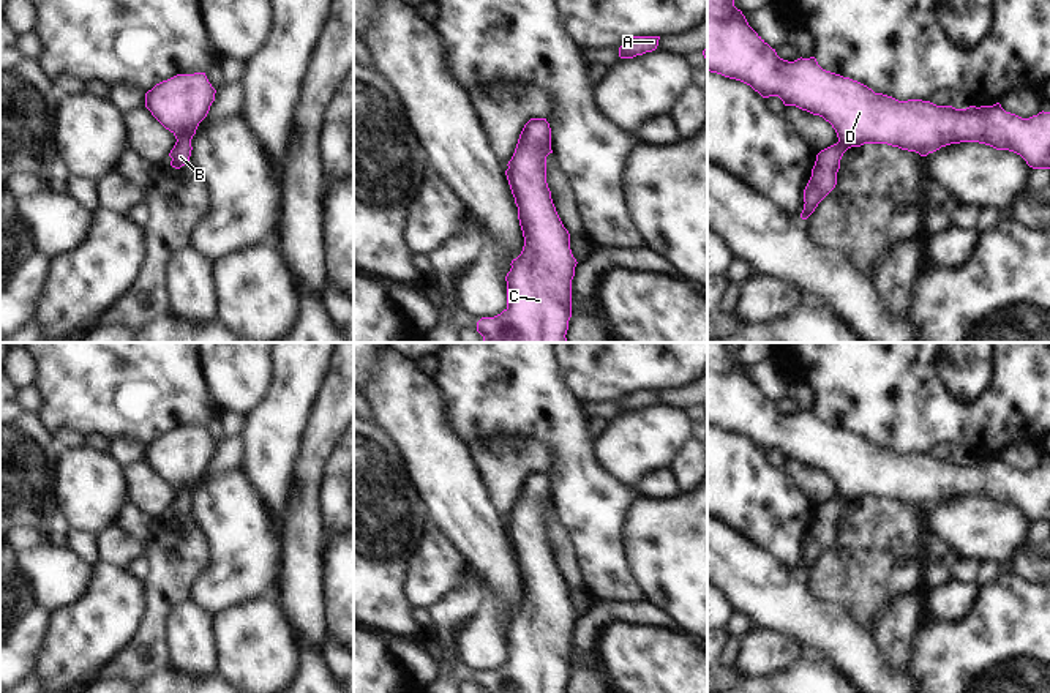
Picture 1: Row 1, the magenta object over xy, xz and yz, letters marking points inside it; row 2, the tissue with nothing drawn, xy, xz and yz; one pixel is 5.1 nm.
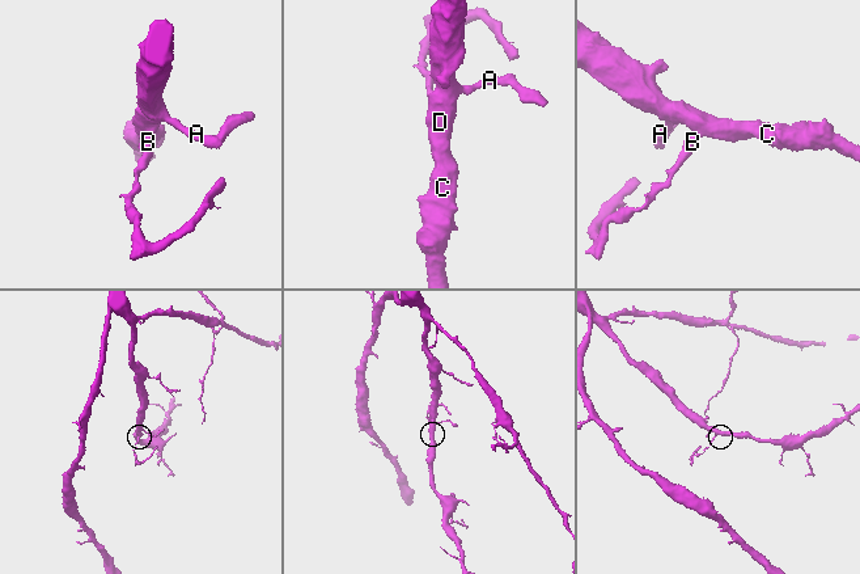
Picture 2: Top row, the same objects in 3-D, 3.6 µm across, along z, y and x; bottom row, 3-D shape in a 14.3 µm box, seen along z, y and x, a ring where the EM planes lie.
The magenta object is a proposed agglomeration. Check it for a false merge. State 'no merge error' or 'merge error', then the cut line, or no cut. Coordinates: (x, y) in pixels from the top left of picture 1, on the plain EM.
no merge error; no cut

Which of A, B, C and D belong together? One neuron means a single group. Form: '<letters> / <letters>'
A B C D

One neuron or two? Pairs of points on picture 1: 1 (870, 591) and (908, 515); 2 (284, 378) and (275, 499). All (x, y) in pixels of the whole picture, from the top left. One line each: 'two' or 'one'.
1: one
2: one

